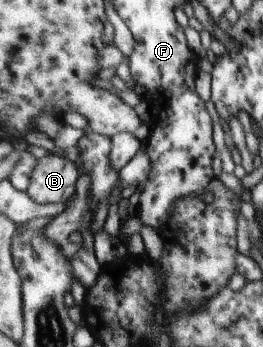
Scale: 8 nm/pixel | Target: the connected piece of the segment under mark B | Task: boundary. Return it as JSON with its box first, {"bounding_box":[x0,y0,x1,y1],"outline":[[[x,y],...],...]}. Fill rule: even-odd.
{"bounding_box":[27,154,82,206],"outline":[[[48,154],[38,159],[27,192],[39,204],[62,202],[67,206],[81,190],[82,174],[78,163],[61,155]]]}

